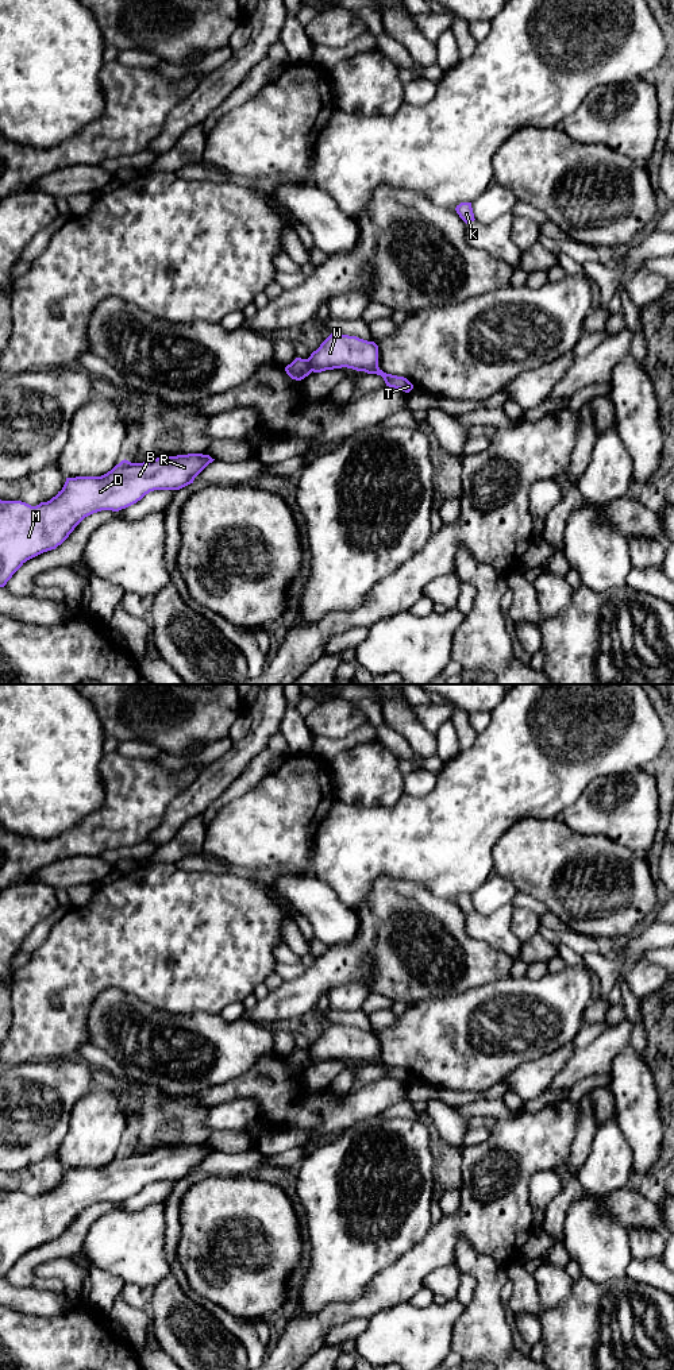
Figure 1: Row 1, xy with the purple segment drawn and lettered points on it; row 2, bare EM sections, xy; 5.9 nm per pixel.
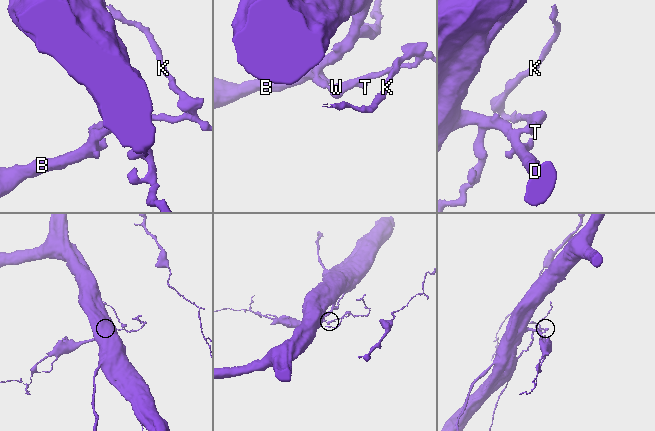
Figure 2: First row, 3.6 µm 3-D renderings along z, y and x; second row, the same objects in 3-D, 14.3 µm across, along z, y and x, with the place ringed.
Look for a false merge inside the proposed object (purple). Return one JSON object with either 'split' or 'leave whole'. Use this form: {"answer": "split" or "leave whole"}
{"answer": "split"}

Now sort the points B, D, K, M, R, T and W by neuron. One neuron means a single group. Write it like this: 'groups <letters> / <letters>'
groups B D M R / K T W

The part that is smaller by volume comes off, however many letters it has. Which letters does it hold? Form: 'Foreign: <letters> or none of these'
Foreign: K, T, W

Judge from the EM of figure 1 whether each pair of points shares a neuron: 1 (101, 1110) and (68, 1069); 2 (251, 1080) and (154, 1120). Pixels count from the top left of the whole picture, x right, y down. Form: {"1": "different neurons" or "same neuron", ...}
{"1": "different neurons", "2": "different neurons"}

